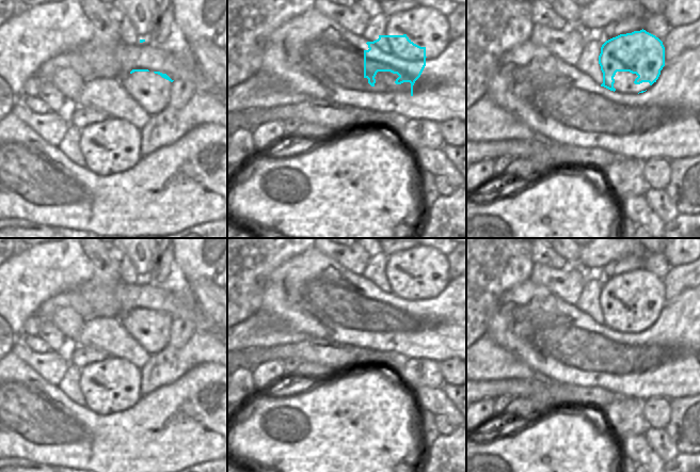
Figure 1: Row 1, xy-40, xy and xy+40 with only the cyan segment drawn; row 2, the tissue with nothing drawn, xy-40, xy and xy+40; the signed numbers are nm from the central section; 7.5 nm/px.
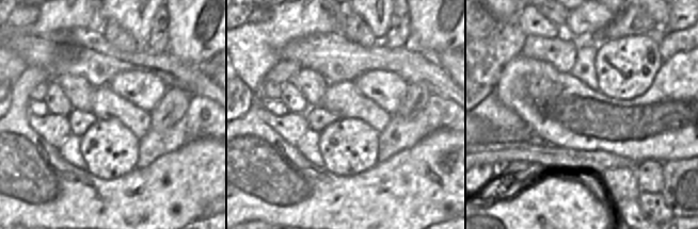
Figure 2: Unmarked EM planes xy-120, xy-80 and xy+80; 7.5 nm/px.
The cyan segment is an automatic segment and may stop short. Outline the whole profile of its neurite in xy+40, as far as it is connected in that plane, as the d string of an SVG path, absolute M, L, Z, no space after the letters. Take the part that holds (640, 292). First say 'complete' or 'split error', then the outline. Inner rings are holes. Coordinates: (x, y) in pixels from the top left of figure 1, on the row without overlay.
complete; M643 268L632 272L620 273L606 280L602 284L599 303L603 312L603 322L601 326L610 330L616 330L614 327L614 316L617 311L630 311L636 313L638 316L634 320L635 324L649 321L650 325L652 325L656 321L661 314L661 310L665 305L665 286L658 277Z

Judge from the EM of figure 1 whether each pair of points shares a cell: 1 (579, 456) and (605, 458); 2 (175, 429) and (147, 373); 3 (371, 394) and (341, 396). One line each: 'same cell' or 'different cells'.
1: same cell
2: different cells
3: same cell

